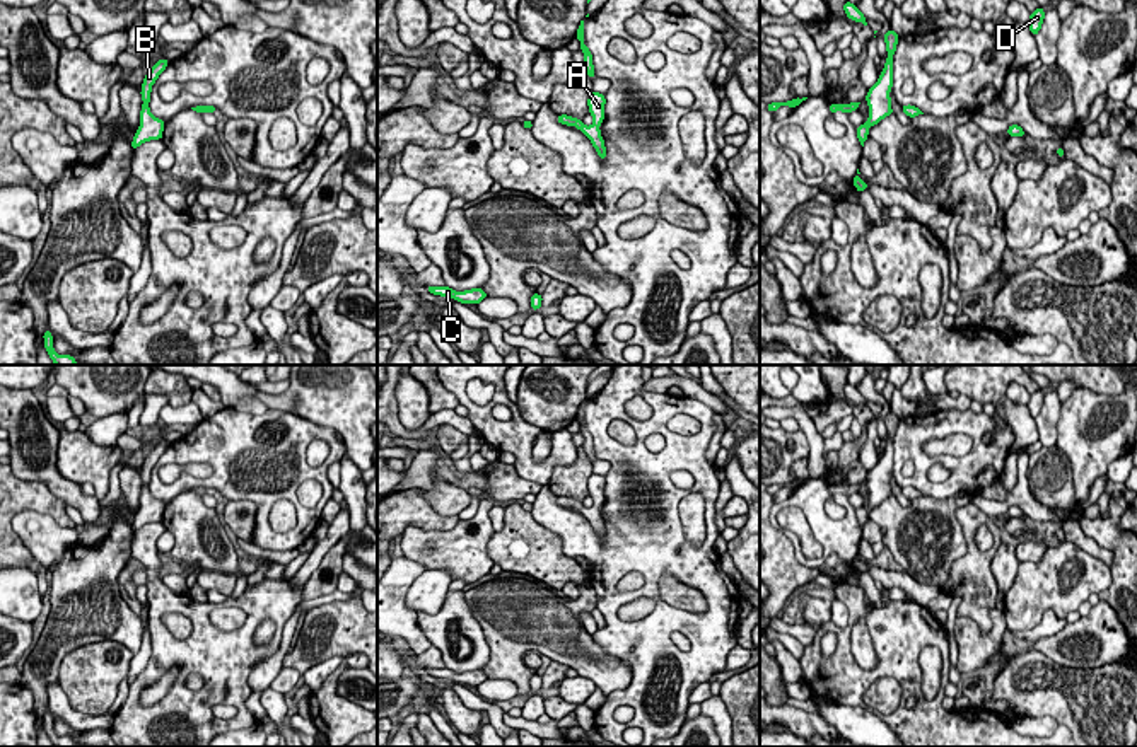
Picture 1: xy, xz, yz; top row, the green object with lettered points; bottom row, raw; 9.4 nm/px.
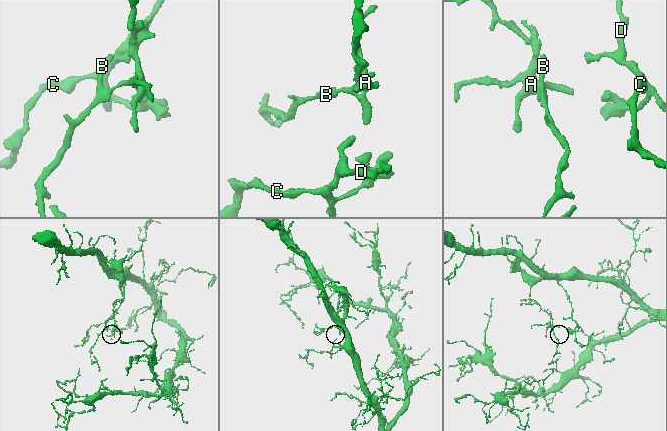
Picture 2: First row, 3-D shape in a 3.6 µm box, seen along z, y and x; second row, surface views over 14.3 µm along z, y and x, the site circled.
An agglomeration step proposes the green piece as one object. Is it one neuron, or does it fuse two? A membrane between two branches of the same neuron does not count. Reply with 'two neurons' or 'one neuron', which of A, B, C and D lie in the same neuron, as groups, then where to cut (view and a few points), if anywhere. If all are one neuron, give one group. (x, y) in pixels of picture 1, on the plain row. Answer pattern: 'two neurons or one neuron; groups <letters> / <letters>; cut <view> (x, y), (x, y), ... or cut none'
one neuron; groups A B C D; cut none

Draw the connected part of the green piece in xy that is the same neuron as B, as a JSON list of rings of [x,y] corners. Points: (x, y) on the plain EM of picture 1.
[[[166,440],[159,442],[142,464],[140,478],[143,486],[140,493],[140,508],[135,513],[133,524],[130,525],[131,532],[138,530],[142,525],[150,522],[162,522],[162,513],[166,505],[150,495],[149,484],[150,484],[152,467],[155,466],[155,462],[166,452],[167,447],[169,442]]]

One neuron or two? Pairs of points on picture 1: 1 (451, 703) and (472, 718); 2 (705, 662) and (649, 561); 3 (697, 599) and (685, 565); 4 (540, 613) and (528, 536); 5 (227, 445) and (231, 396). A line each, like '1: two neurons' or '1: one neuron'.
1: one neuron
2: one neuron
3: two neurons
4: two neurons
5: two neurons

